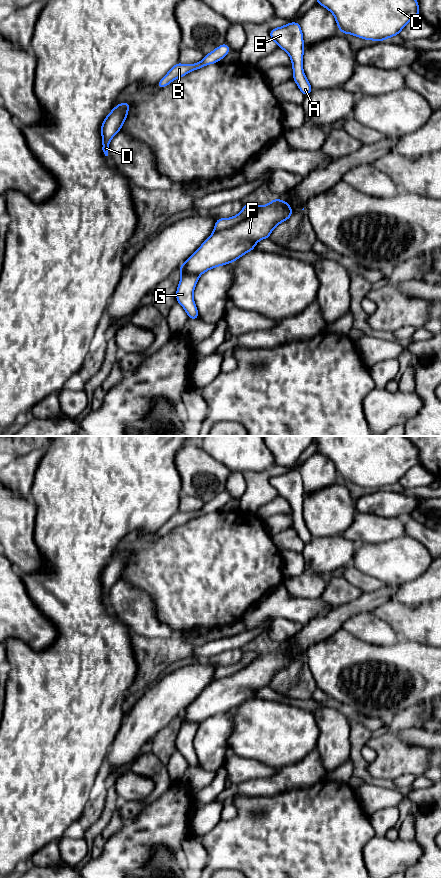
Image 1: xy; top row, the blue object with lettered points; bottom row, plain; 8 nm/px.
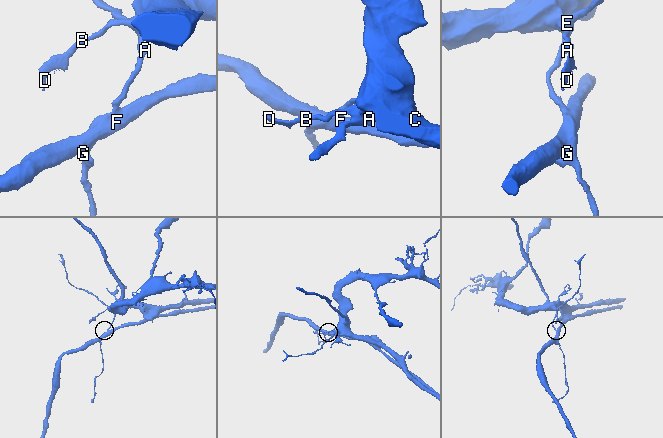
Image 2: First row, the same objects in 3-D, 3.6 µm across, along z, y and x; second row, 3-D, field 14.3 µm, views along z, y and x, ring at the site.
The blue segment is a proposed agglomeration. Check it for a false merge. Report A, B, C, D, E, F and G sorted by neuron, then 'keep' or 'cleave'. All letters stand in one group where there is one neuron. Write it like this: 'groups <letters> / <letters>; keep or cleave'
groups A B C D E G / F; cleave

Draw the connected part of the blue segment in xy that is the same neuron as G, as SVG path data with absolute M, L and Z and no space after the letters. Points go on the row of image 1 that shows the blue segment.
M183 273L176 290L176 300L184 308L189 319L198 319L199 313L193 298L193 292L199 277Z

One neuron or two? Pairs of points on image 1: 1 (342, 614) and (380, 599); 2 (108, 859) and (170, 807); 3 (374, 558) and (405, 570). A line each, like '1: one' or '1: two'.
1: one
2: one
3: one

